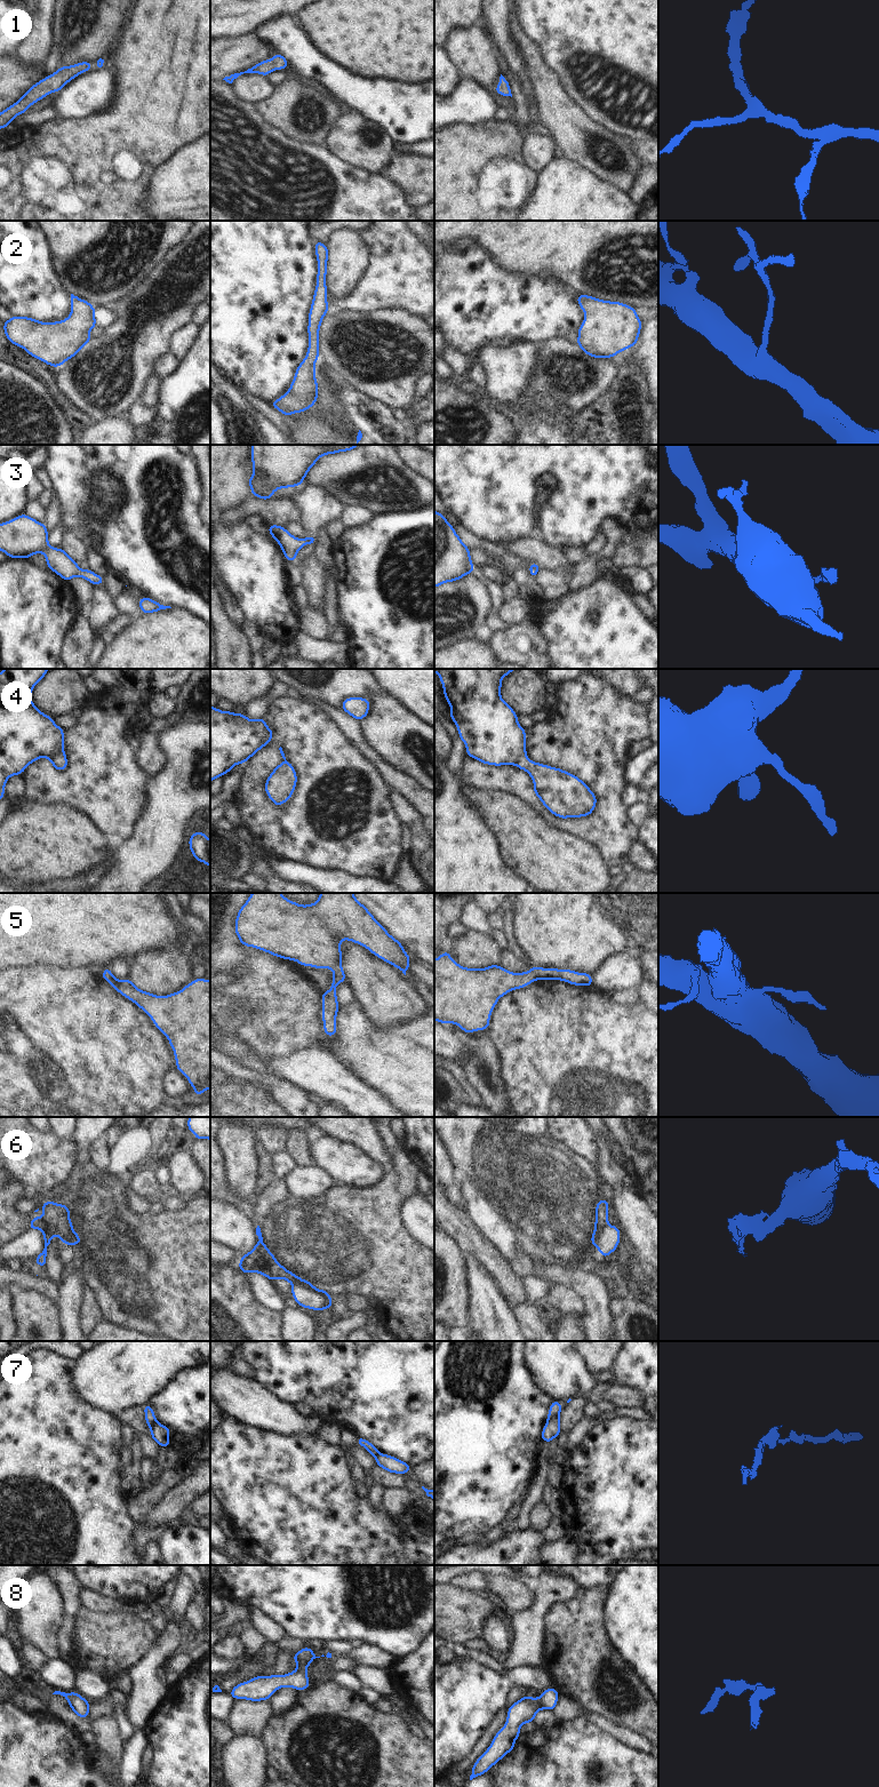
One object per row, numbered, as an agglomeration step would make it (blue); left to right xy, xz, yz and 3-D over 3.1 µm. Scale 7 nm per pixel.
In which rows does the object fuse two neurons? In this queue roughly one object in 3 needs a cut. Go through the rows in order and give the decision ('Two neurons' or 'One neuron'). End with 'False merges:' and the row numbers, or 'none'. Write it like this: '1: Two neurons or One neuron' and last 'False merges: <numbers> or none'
1: One neuron
2: One neuron
3: One neuron
4: One neuron
5: One neuron
6: Two neurons
7: Two neurons
8: One neuron
False merges: 6, 7

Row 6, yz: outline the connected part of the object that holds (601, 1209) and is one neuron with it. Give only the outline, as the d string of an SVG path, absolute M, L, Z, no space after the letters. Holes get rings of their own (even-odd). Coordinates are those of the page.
M601 1198L596 1205L596 1222L594 1230L596 1234L601 1234L602 1230L608 1226L608 1208L609 1204L607 1199Z

